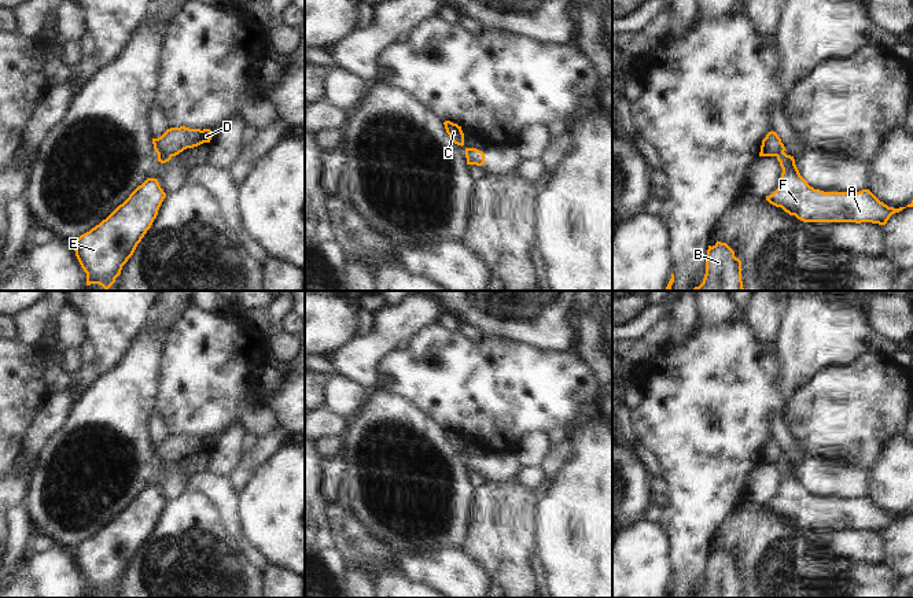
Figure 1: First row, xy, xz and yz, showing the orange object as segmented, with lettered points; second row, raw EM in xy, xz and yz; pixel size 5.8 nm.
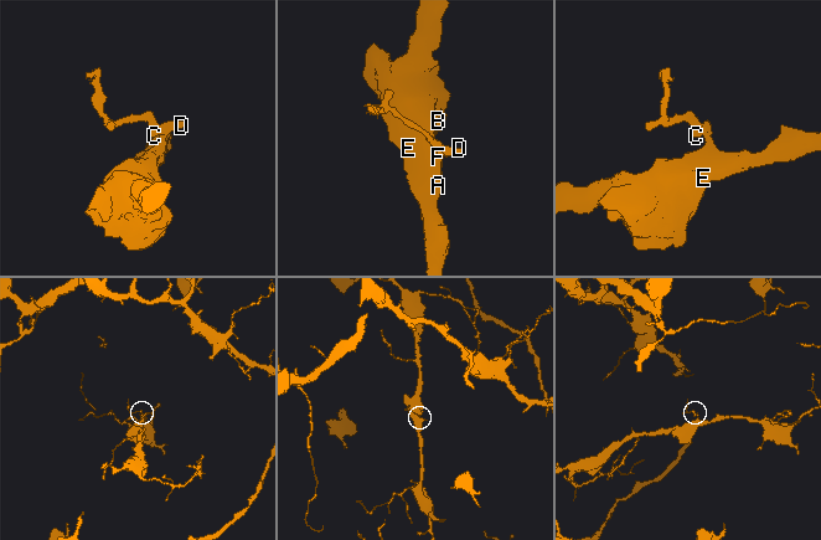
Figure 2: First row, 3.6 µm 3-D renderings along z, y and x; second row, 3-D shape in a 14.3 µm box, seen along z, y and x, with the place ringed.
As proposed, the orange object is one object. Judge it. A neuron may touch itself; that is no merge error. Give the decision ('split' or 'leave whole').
split

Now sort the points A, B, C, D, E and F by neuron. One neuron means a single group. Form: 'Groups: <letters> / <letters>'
Groups: A B E F / C D

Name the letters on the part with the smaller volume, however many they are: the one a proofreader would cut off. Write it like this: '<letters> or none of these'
C, D

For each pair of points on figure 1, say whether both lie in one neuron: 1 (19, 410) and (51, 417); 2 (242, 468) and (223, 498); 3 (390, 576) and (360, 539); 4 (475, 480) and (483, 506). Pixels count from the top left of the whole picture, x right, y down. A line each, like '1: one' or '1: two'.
1: two
2: two
3: two
4: two

